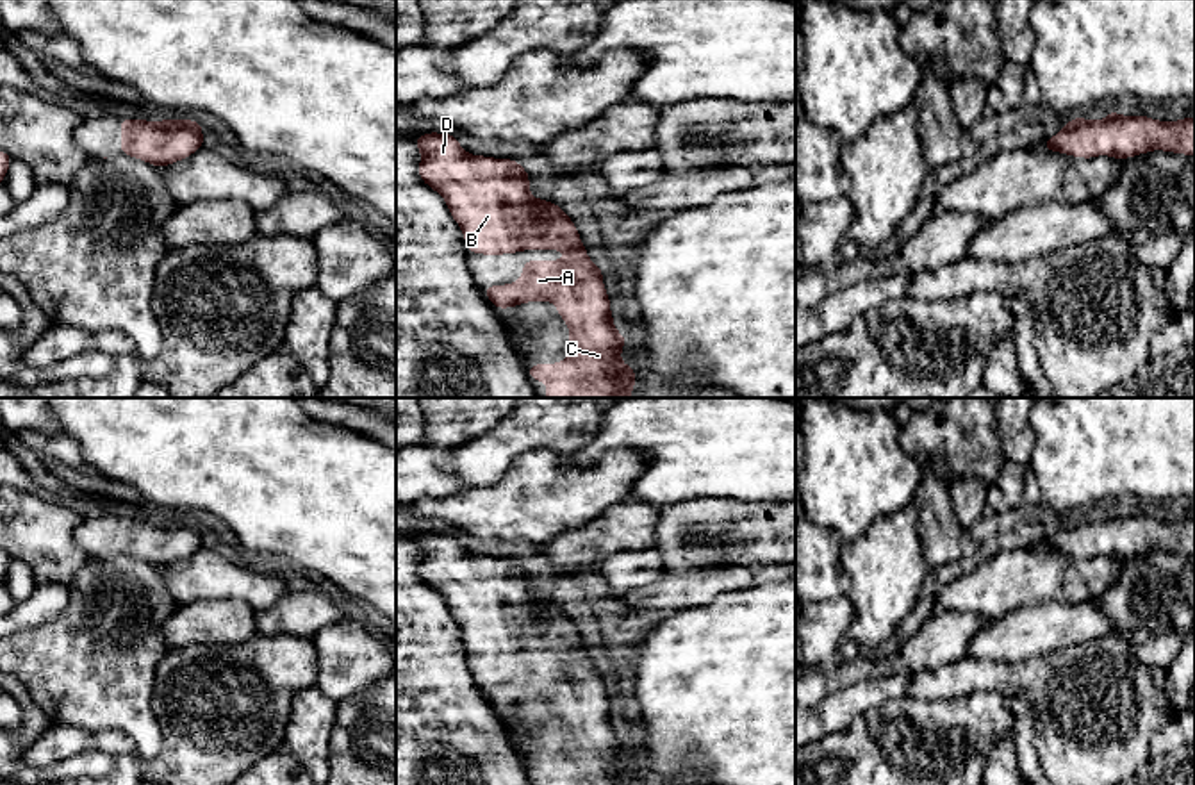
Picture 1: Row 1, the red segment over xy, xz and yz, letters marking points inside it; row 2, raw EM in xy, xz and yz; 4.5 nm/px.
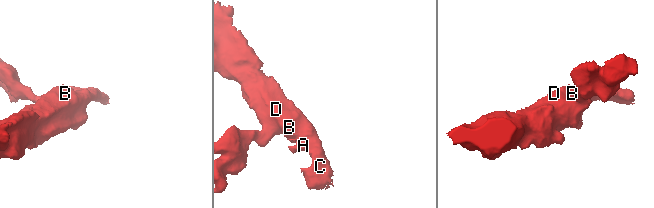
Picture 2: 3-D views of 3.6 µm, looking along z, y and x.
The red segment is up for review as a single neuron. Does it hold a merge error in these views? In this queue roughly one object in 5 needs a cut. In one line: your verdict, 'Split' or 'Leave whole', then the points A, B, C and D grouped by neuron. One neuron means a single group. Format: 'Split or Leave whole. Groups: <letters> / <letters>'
Leave whole. Groups: A B C D

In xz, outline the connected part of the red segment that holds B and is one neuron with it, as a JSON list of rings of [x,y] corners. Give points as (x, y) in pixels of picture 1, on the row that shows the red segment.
[[[426,132],[412,139],[419,146],[419,178],[437,191],[462,228],[469,253],[489,257],[523,250],[564,250],[564,260],[524,260],[517,282],[482,287],[494,309],[526,302],[553,302],[569,326],[569,357],[556,364],[530,364],[530,380],[548,384],[544,398],[631,398],[635,369],[621,362],[628,337],[614,326],[603,269],[587,255],[574,221],[560,205],[530,194],[530,175],[515,159],[467,153],[453,134]]]

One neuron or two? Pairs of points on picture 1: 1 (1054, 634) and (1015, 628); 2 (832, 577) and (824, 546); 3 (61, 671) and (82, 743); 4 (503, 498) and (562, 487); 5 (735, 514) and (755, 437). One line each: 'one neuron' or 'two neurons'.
1: one neuron
2: one neuron
3: two neurons
4: one neuron
5: two neurons

